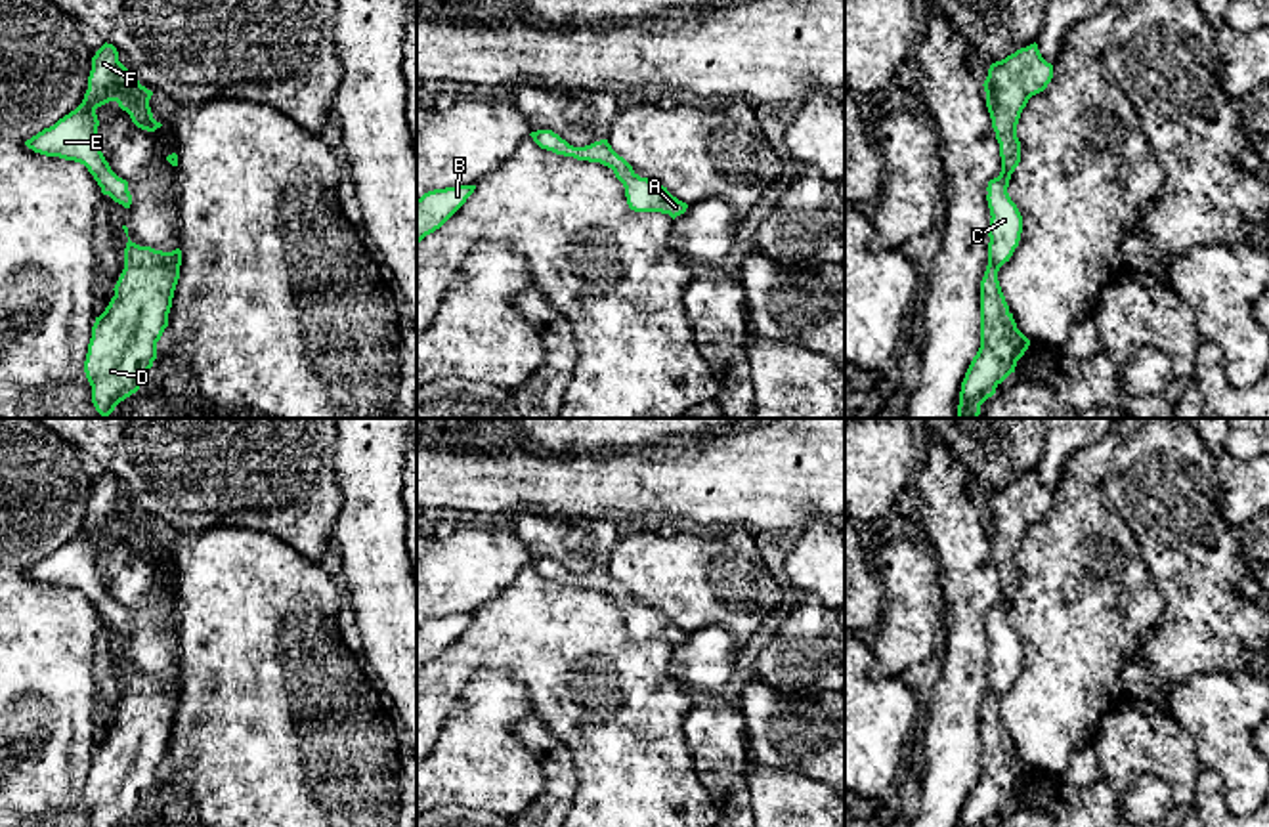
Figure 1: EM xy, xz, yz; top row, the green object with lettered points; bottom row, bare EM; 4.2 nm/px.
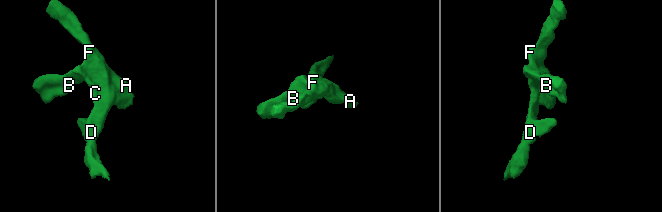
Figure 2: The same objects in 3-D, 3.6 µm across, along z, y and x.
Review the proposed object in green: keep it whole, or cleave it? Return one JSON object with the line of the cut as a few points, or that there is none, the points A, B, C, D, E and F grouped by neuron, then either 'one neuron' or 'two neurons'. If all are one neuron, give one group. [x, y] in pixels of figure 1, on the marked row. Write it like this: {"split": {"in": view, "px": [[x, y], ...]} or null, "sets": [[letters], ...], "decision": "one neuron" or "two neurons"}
{"split": null, "sets": [["A", "B", "C", "D", "E", "F"]], "decision": "one neuron"}

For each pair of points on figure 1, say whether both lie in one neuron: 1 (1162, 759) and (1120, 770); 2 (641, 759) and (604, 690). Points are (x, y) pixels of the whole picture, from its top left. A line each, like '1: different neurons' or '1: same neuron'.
1: same neuron
2: same neuron

